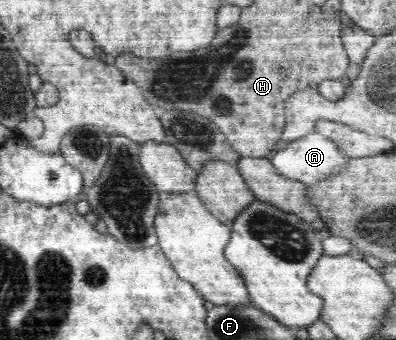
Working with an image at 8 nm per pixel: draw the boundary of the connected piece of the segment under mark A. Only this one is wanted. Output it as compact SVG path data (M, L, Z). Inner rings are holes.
M316 130L299 141L290 142L283 147L279 146L276 153L270 159L270 163L276 167L276 173L284 175L294 181L303 182L305 185L316 184L318 180L328 178L330 174L338 174L344 170L345 163L352 158L348 157L339 146L326 136L321 136Z

